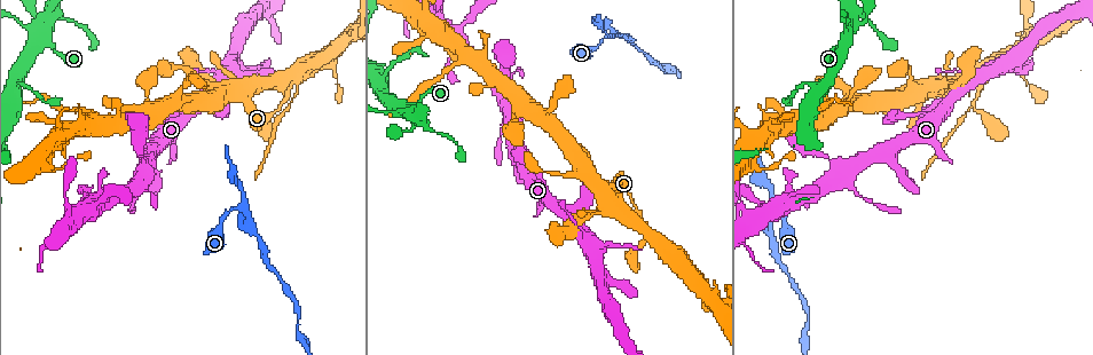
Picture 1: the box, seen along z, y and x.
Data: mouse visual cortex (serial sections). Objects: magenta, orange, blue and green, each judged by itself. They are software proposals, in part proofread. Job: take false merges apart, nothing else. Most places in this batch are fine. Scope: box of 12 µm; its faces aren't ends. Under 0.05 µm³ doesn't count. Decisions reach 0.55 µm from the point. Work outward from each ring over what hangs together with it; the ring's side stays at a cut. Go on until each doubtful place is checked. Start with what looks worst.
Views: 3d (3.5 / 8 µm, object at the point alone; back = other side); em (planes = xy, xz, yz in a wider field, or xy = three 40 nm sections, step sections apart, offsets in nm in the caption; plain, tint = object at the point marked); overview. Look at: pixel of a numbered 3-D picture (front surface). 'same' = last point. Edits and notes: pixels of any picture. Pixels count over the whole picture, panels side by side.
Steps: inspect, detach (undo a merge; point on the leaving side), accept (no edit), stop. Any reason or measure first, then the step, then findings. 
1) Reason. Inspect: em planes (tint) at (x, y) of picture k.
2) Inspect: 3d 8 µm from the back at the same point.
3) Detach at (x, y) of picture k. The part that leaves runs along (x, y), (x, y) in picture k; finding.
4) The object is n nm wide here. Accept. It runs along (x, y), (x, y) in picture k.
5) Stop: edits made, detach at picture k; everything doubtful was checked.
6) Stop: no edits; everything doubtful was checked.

Three-way junction. Inspect: 3d 8 µm from the back at (237, 209) of picture 1.

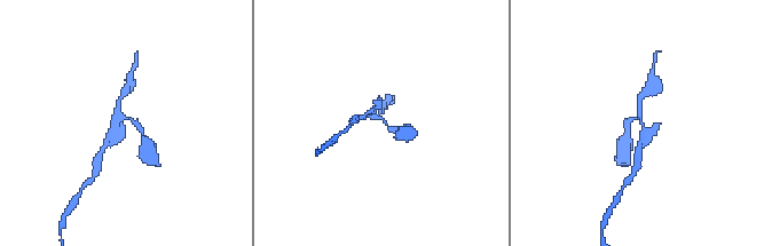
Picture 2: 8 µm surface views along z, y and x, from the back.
Closer look. Inspect: 3d 3.5 µm at (635, 117) of picture 2.

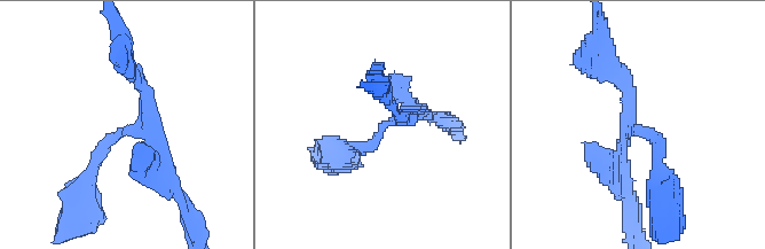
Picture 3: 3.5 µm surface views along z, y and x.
Inspect: em xy step 2 (tint) at (635, 129) of picture 3.

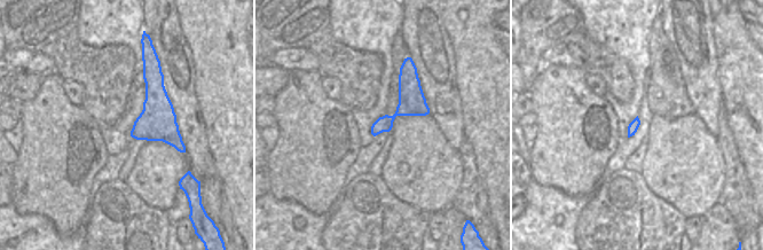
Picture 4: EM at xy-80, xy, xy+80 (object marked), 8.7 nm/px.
Accept. It runs along (345, 152), (367, 146), (394, 118), (426, 113) in picture 3; all the same cell.

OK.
Sharp bend. Inspect: 3d 3.5 µm at (284, 78) of picture 1.

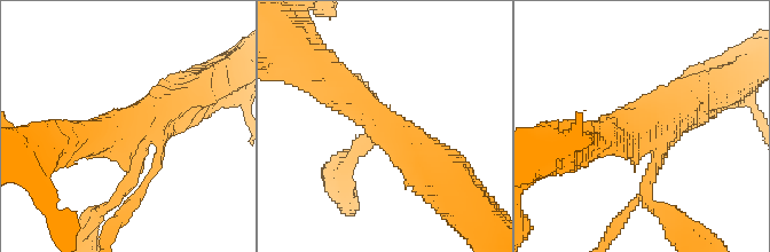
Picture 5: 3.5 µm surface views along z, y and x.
Inspect: em planes (tint) at (134, 128) of picture 5.

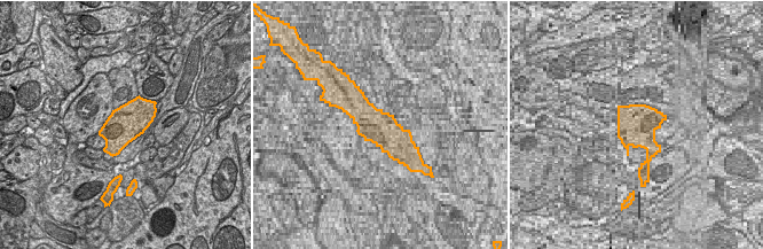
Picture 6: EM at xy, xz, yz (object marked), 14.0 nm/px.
Accept. It runs along (329, 83), (403, 141), (439, 180) in picture 5; continuous, no second cell.

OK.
Three arms meet. Inspect: 3d 3.5 µm at (282, 102) of picture 1.

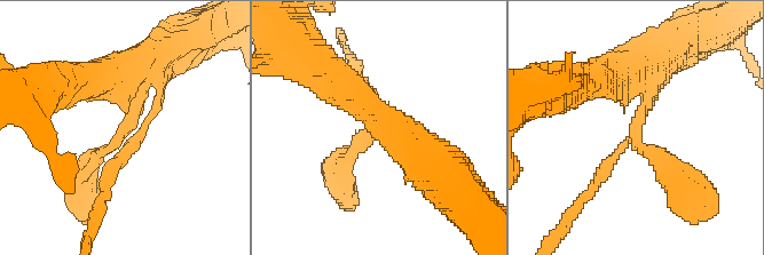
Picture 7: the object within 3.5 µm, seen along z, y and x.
3 arms meet here; the arms are 200, 200, 250 nm wide. Inspect: em planes (tint) at (121, 130) of picture 7.

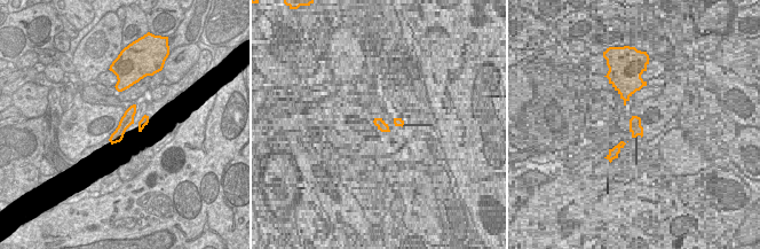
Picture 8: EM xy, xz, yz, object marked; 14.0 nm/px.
Accept. It runs along (132, 68), (132, 120), (79, 177) in picture 7; continuous, no second cell.

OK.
Stop: no edits; everything doubtful was checked.

